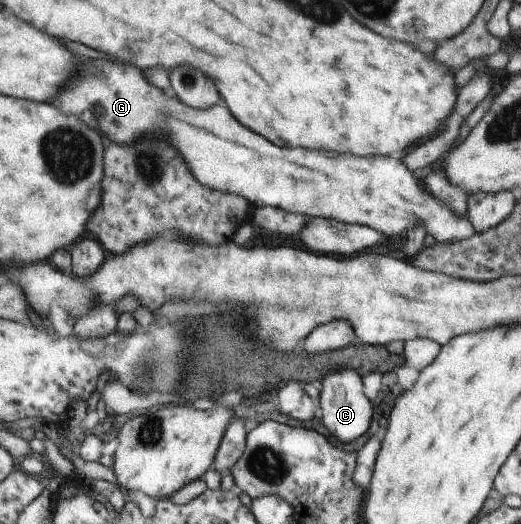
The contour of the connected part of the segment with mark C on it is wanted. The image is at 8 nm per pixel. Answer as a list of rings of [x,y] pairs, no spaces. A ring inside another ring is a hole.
[[[340,369],[322,377],[319,386],[319,398],[322,408],[321,423],[340,443],[350,443],[358,439],[370,427],[373,409],[371,401],[364,393],[363,377],[354,369]]]

